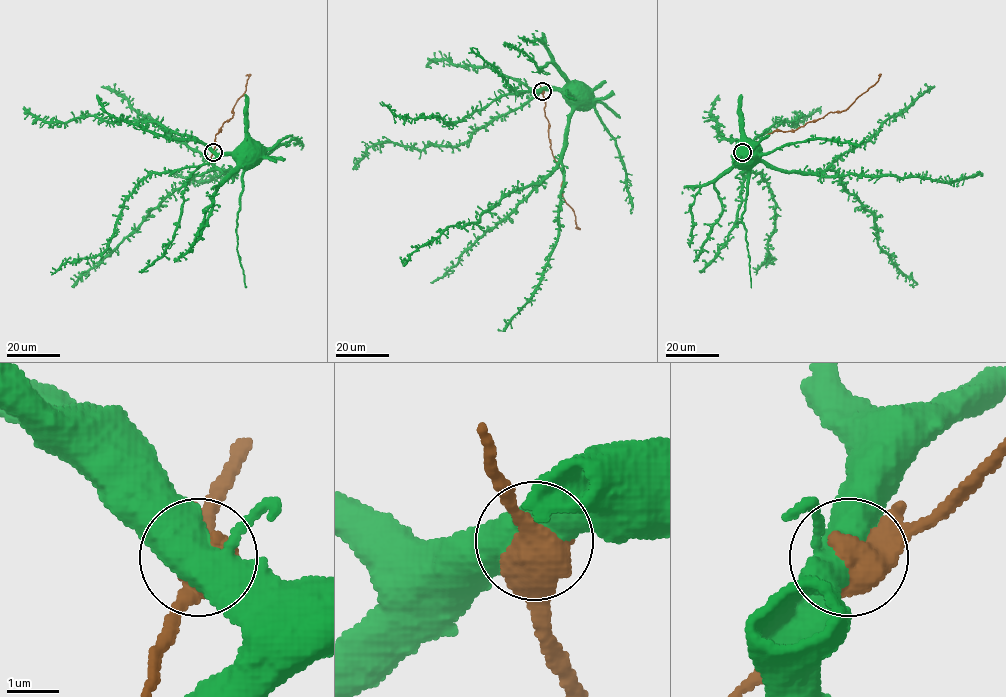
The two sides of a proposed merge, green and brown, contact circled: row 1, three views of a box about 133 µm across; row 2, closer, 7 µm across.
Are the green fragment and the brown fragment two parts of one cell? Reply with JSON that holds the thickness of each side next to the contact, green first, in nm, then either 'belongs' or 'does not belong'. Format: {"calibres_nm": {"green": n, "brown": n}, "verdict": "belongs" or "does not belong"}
{"calibres_nm": {"green": 500, "brown": 500}, "verdict": "does not belong"}

